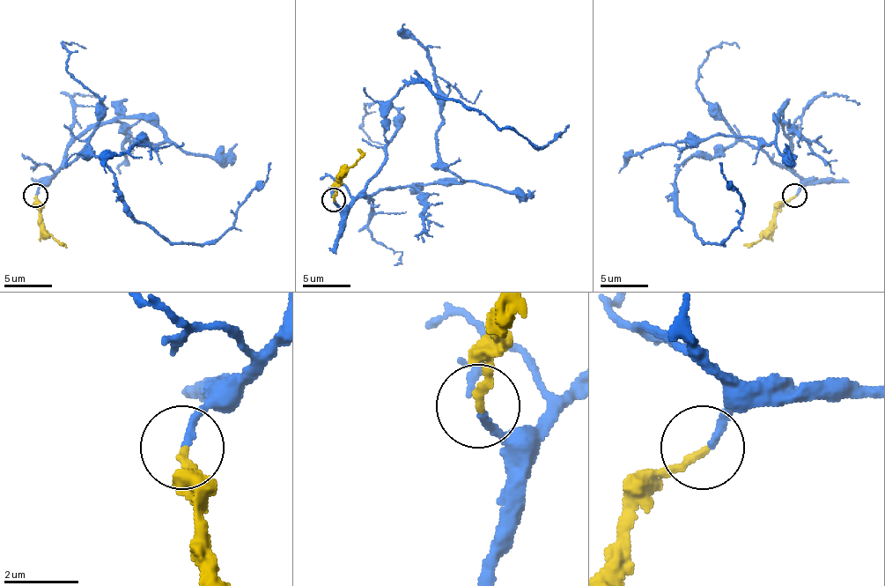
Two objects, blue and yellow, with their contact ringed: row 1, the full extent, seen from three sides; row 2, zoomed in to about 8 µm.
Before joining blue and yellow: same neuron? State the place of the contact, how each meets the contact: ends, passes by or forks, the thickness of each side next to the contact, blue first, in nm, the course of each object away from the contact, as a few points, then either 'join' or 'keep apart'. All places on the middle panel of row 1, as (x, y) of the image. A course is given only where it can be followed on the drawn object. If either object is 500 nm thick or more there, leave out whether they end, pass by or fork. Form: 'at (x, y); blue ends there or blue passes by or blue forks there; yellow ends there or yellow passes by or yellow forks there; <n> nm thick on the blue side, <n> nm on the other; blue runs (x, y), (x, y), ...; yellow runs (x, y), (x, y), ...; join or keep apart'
at (334, 199); blue ends there; yellow ends there; 190 nm thick on the blue side, 200 nm on the other; blue runs (335, 200), (347, 205), (381, 166), (388, 101), (412, 79), (533, 147), (569, 125); yellow runs (333, 200), (340, 179), (362, 154), (357, 150); join

